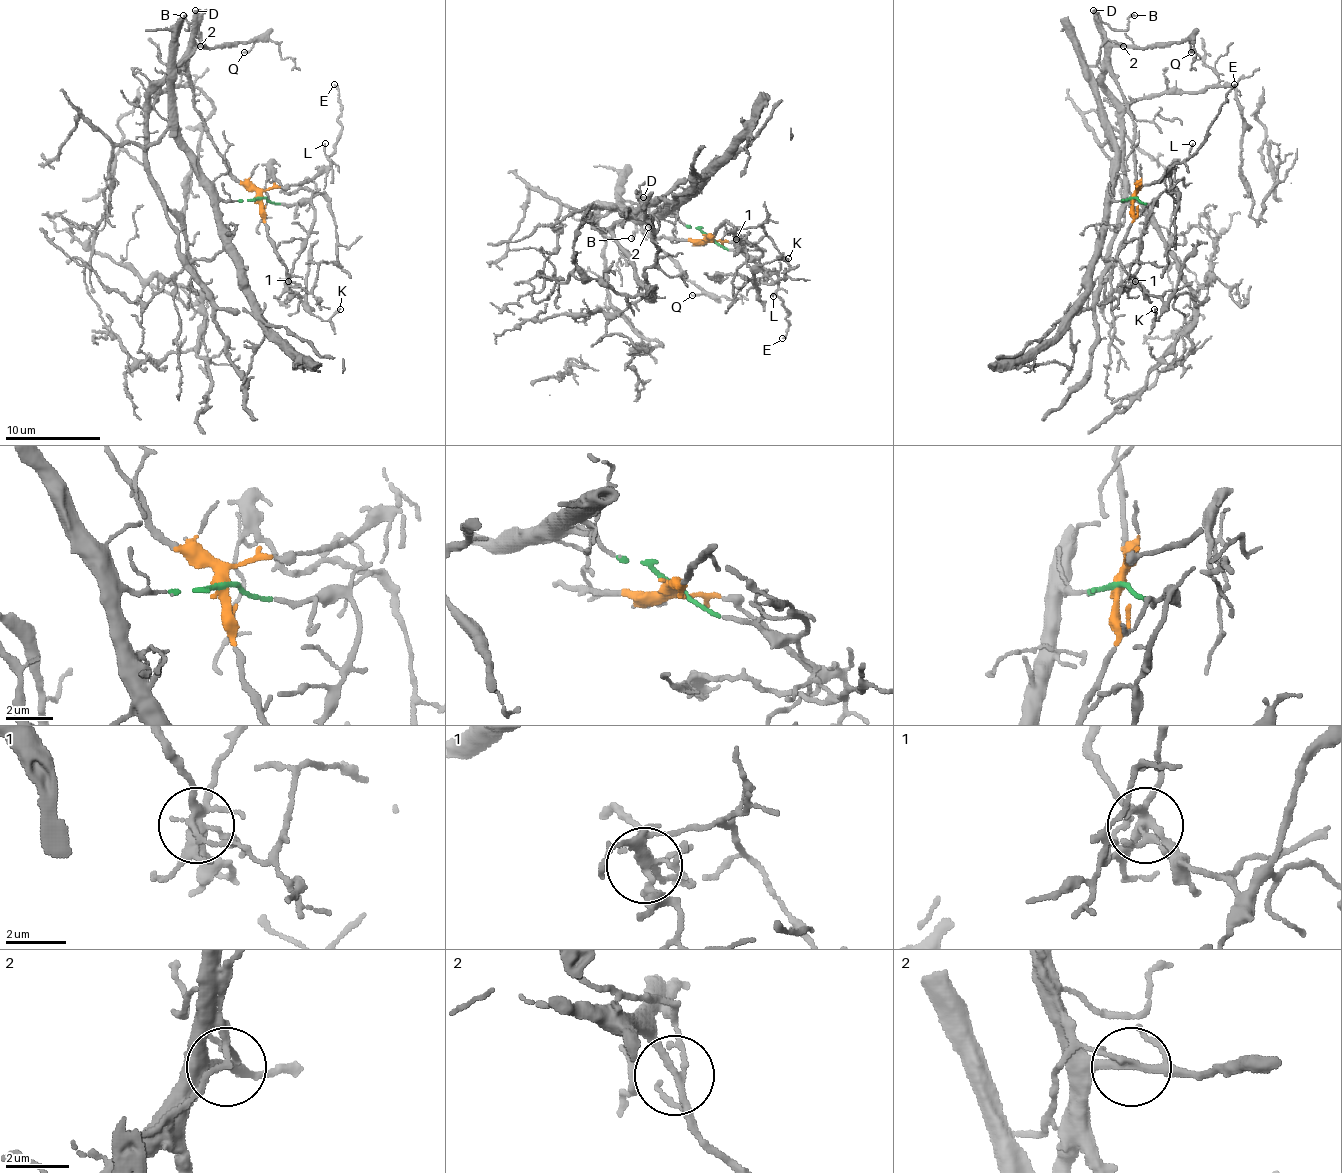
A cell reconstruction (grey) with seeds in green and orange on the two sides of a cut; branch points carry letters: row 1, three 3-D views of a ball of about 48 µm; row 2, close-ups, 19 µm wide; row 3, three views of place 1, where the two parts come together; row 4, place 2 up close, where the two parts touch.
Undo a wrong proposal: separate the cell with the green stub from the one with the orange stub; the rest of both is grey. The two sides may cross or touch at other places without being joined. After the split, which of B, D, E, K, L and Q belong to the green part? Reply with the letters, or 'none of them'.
none of them

